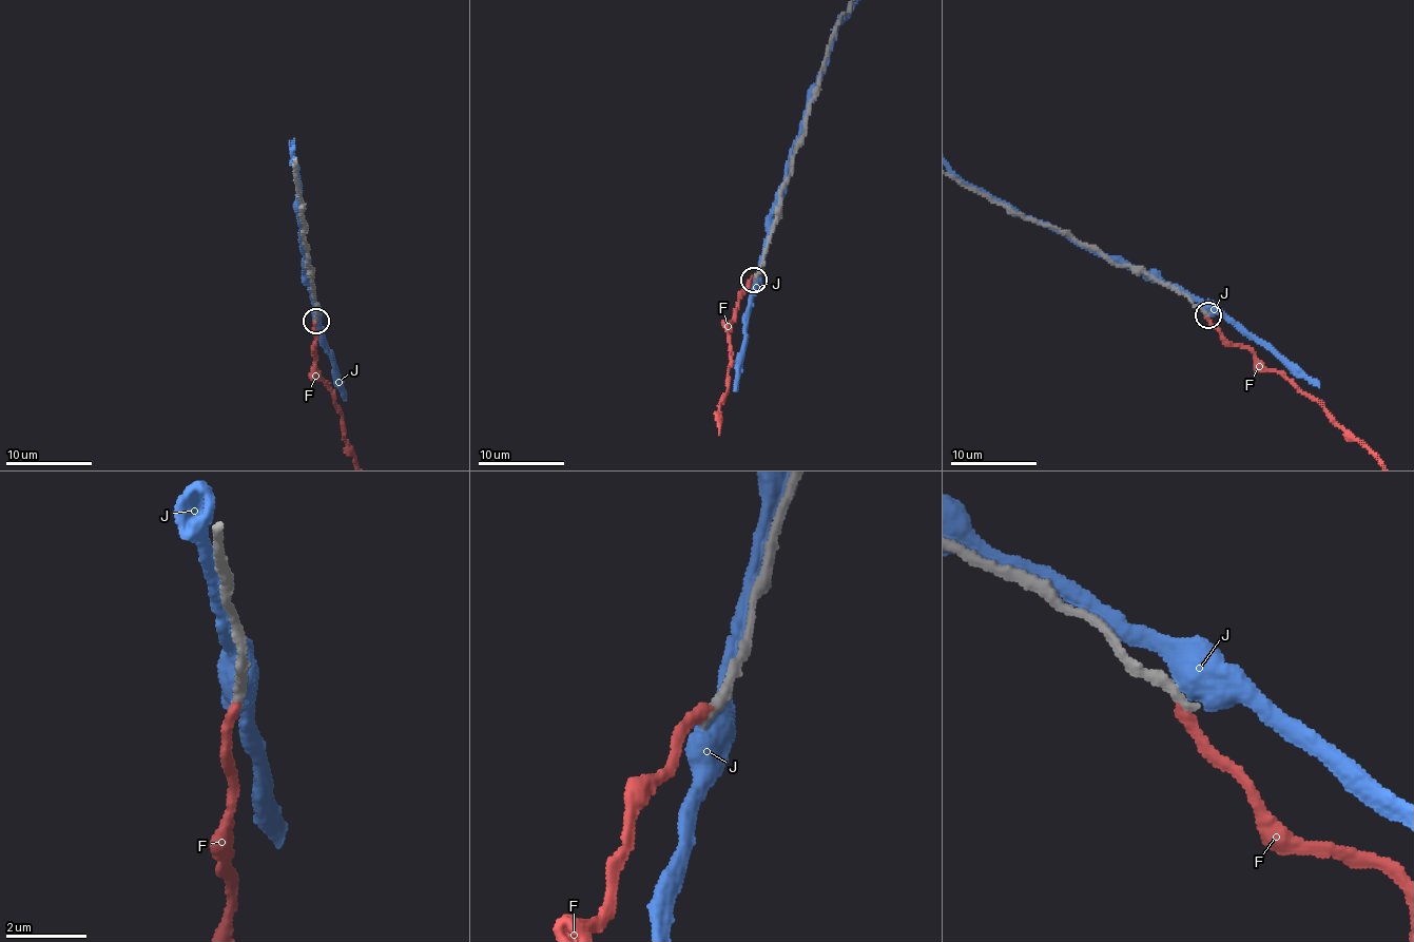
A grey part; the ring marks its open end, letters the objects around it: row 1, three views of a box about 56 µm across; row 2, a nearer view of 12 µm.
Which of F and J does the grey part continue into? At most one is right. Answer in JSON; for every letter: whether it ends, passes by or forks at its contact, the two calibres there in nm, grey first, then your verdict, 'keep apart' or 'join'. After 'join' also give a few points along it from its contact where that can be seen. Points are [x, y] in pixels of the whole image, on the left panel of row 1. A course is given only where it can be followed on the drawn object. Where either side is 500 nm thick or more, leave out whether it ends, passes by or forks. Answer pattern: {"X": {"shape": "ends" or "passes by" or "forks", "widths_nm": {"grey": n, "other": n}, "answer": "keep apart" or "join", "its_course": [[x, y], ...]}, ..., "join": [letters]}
{"F": {"shape": "ends", "widths_nm": {"grey": 280, "other": 240}, "answer": "keep apart"}, "J": {"shape": "passes by", "widths_nm": {"grey": 320, "other": 460}, "answer": "keep apart"}, "join": []}

